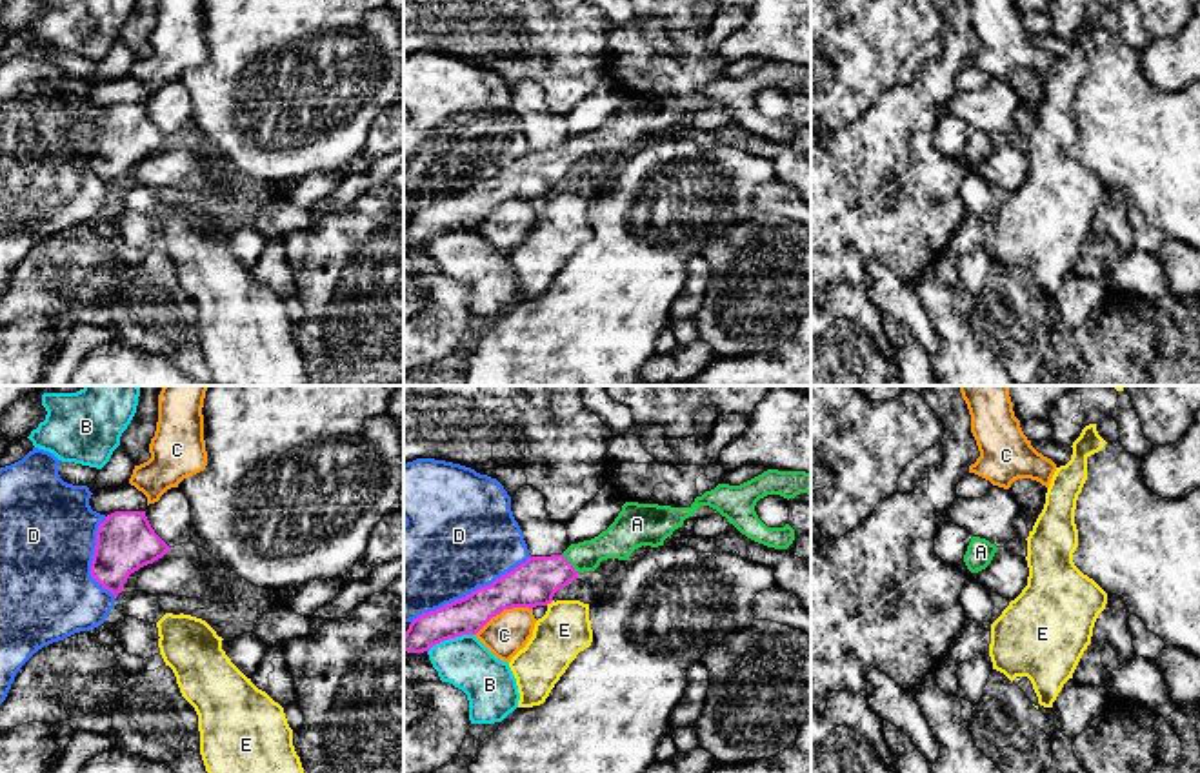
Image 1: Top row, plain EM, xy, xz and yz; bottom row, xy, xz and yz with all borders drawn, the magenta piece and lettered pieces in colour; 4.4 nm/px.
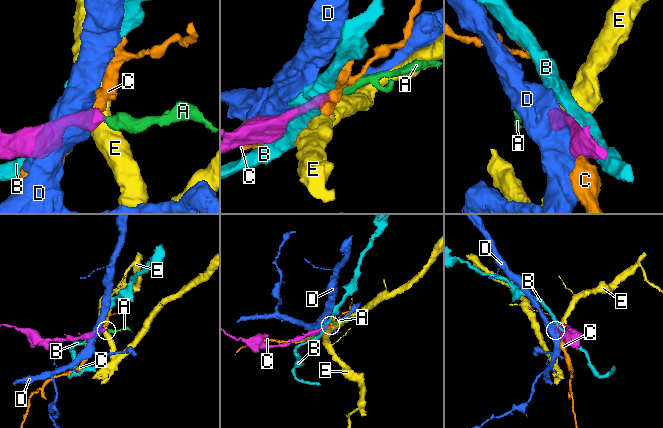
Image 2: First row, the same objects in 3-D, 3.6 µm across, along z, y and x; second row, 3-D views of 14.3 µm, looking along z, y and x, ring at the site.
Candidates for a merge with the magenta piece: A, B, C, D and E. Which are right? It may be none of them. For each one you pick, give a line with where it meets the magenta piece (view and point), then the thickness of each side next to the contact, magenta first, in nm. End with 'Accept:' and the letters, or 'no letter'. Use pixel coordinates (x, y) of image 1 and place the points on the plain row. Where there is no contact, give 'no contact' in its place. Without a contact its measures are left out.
A: xz (568, 155) | 200/160 nm
Accept: A

